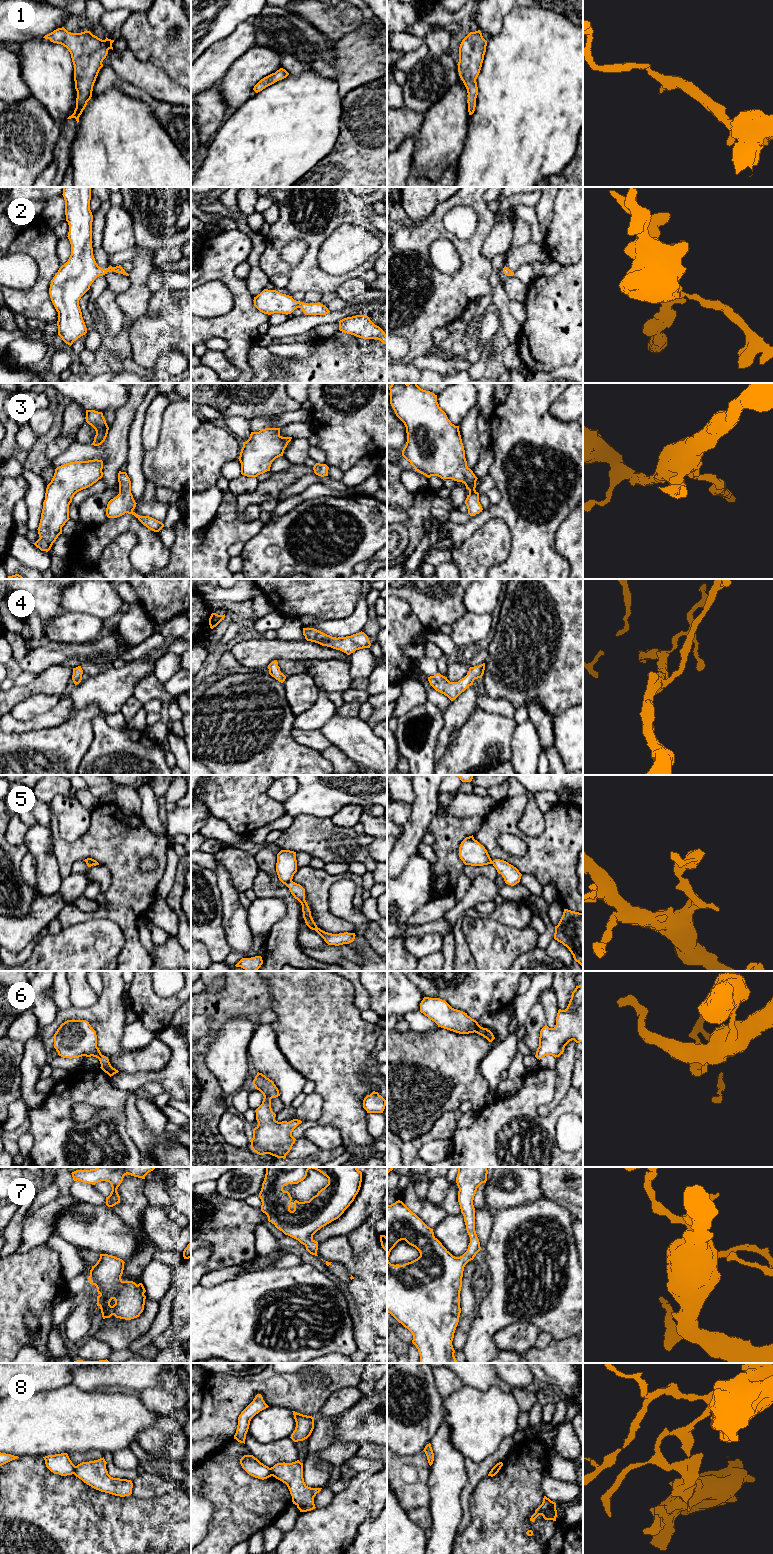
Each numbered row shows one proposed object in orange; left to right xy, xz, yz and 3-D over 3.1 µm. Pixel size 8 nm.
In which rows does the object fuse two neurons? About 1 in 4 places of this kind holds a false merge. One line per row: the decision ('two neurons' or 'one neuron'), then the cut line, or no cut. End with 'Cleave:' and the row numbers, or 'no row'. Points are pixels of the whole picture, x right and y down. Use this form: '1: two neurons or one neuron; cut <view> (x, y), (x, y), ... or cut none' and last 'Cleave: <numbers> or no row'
1: one neuron; cut none
2: one neuron; cut none
3: one neuron; cut none
4: one neuron; cut none
5: two neurons; cut xz (291, 880), (285, 884)
6: one neuron; cut none
7: one neuron; cut none
8: two neurons; cut xy (76, 1466), (73, 1473)
Cleave: 5, 8

